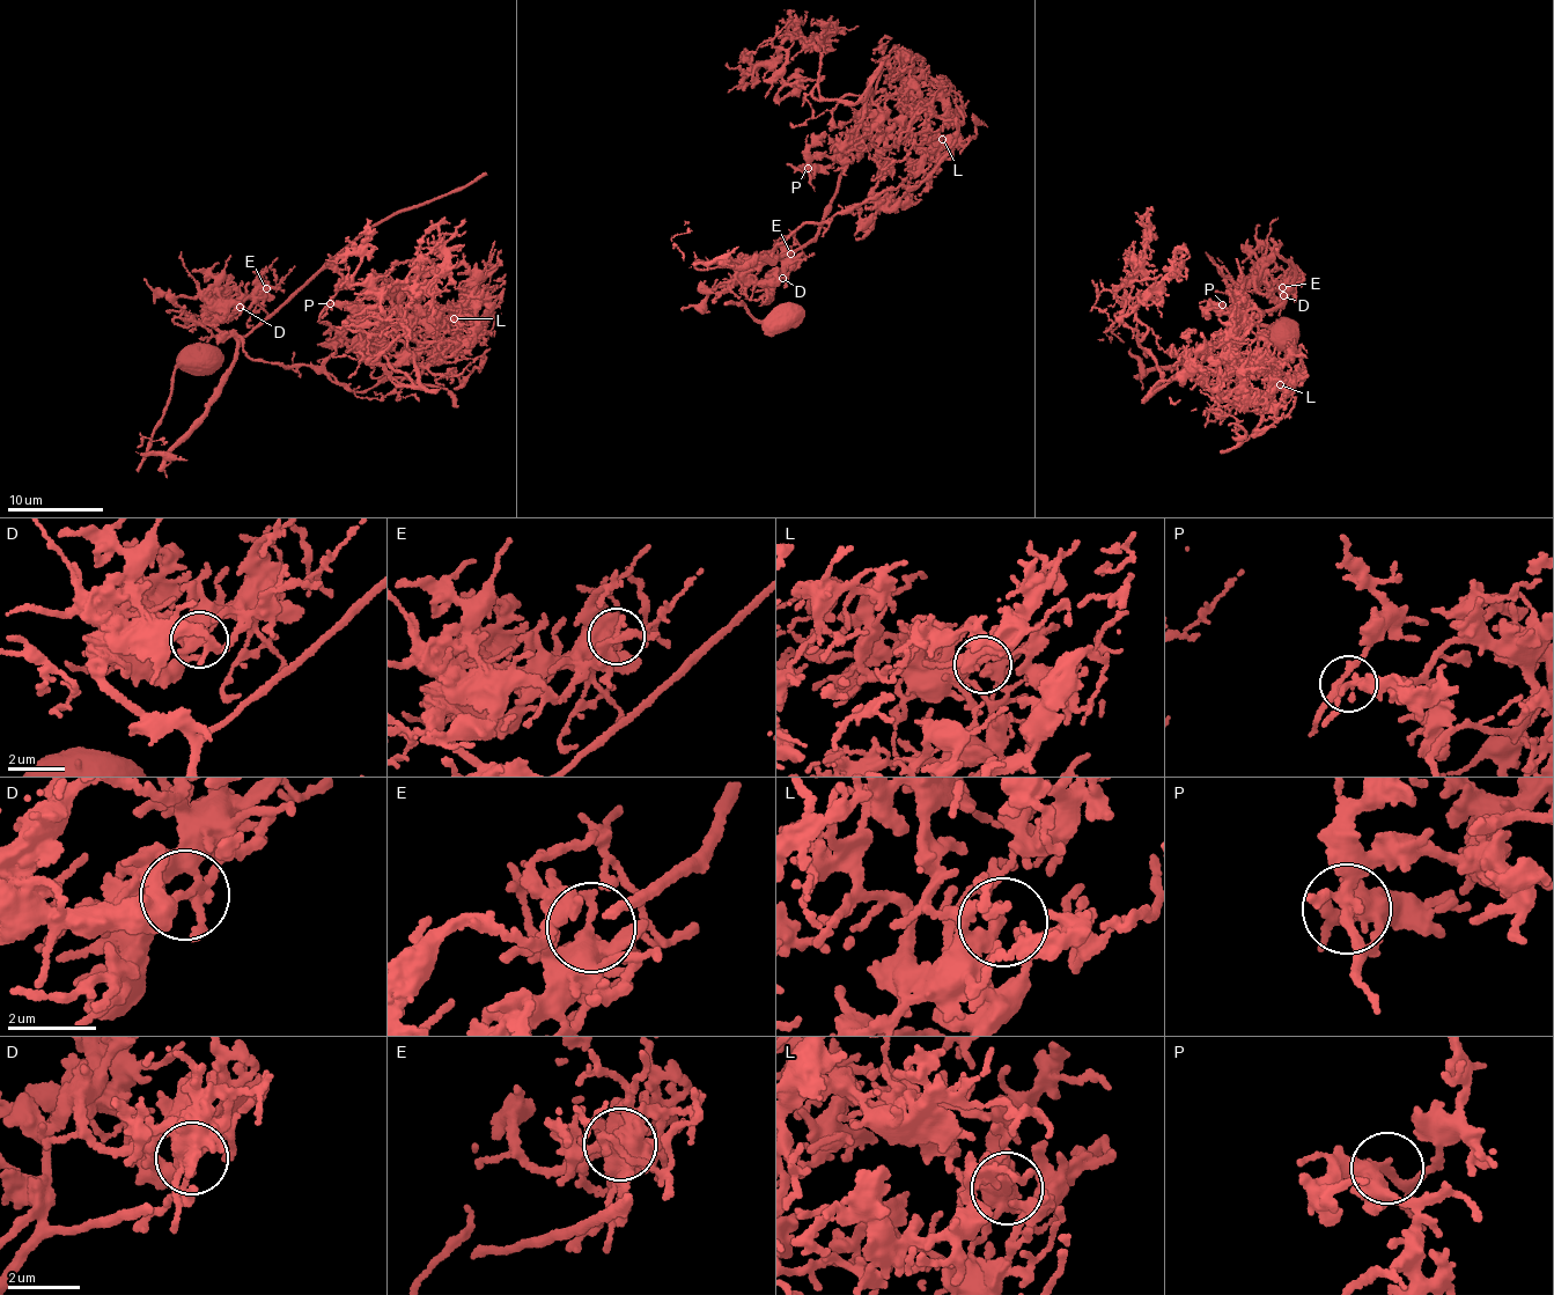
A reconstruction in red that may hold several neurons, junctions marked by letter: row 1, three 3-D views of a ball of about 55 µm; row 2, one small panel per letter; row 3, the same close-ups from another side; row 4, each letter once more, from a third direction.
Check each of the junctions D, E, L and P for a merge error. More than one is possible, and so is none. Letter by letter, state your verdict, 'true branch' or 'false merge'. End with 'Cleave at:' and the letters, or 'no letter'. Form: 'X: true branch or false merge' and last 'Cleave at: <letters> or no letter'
D: false merge
E: true branch
L: true branch
P: true branch
Cleave at: D

